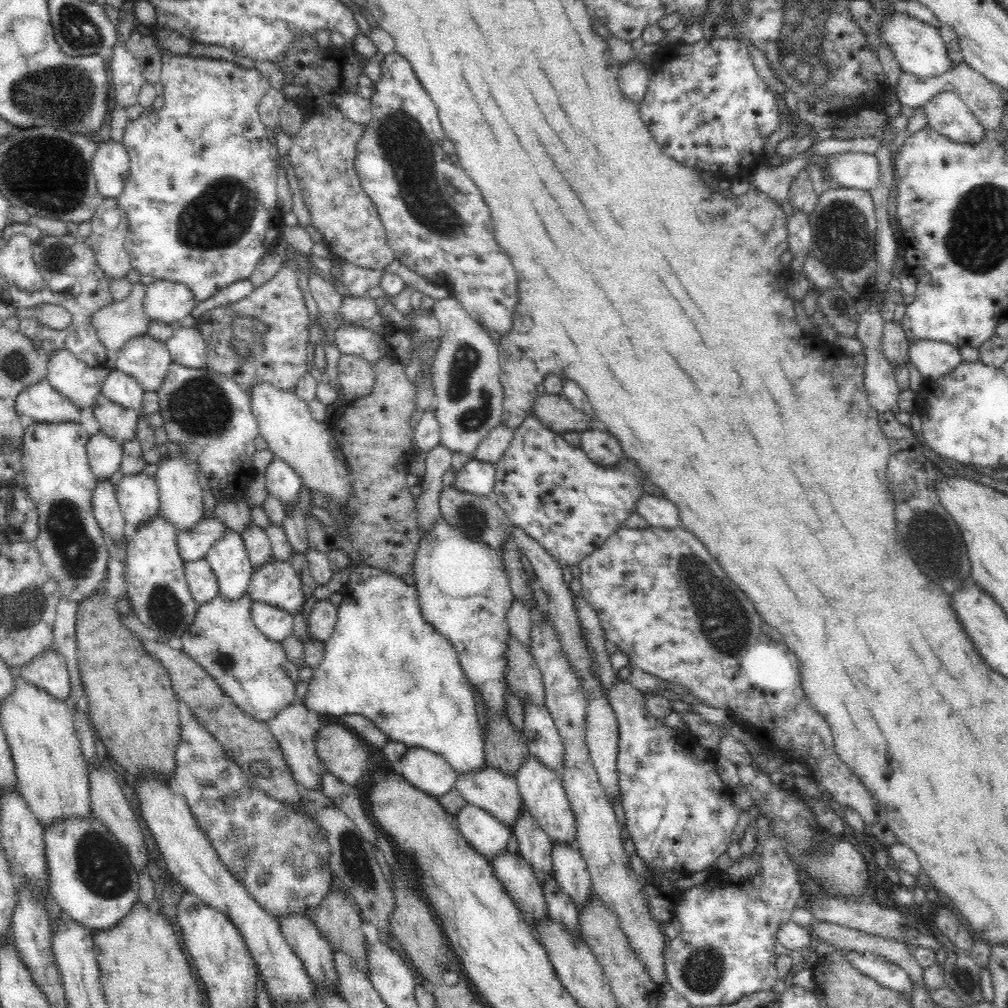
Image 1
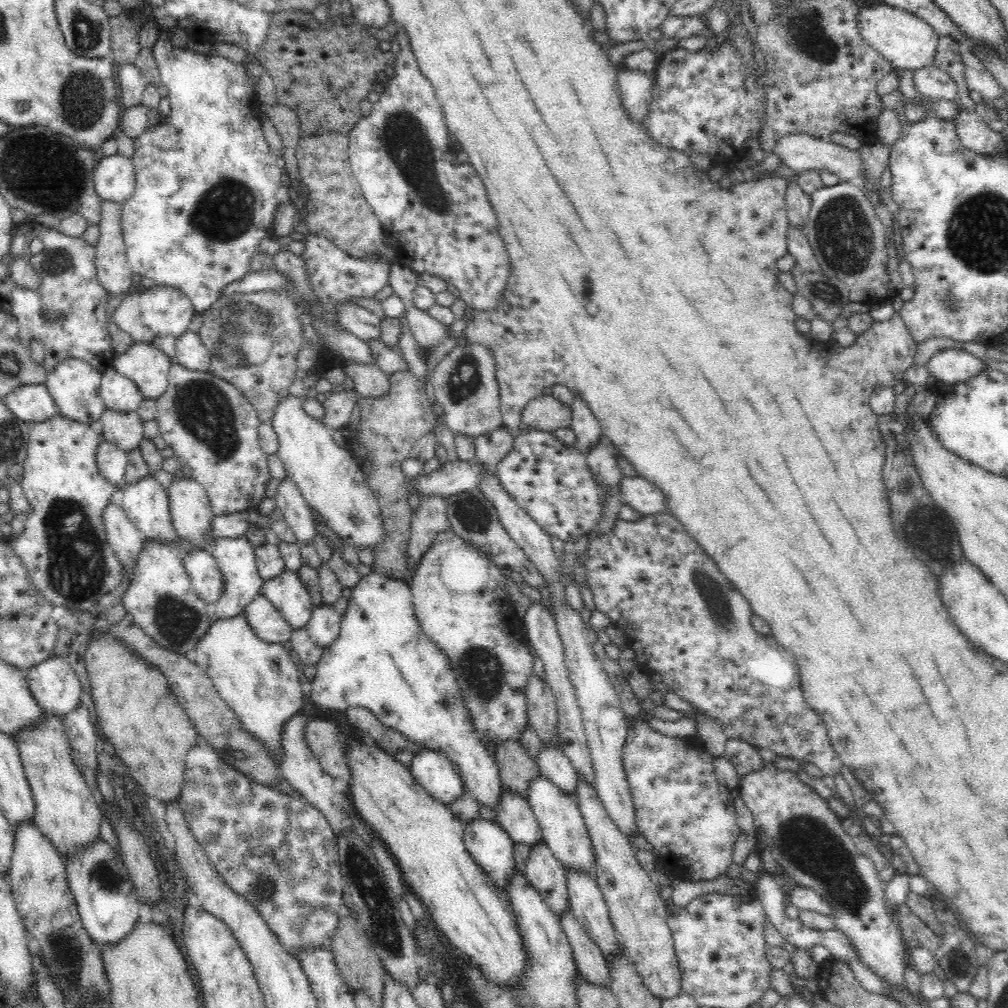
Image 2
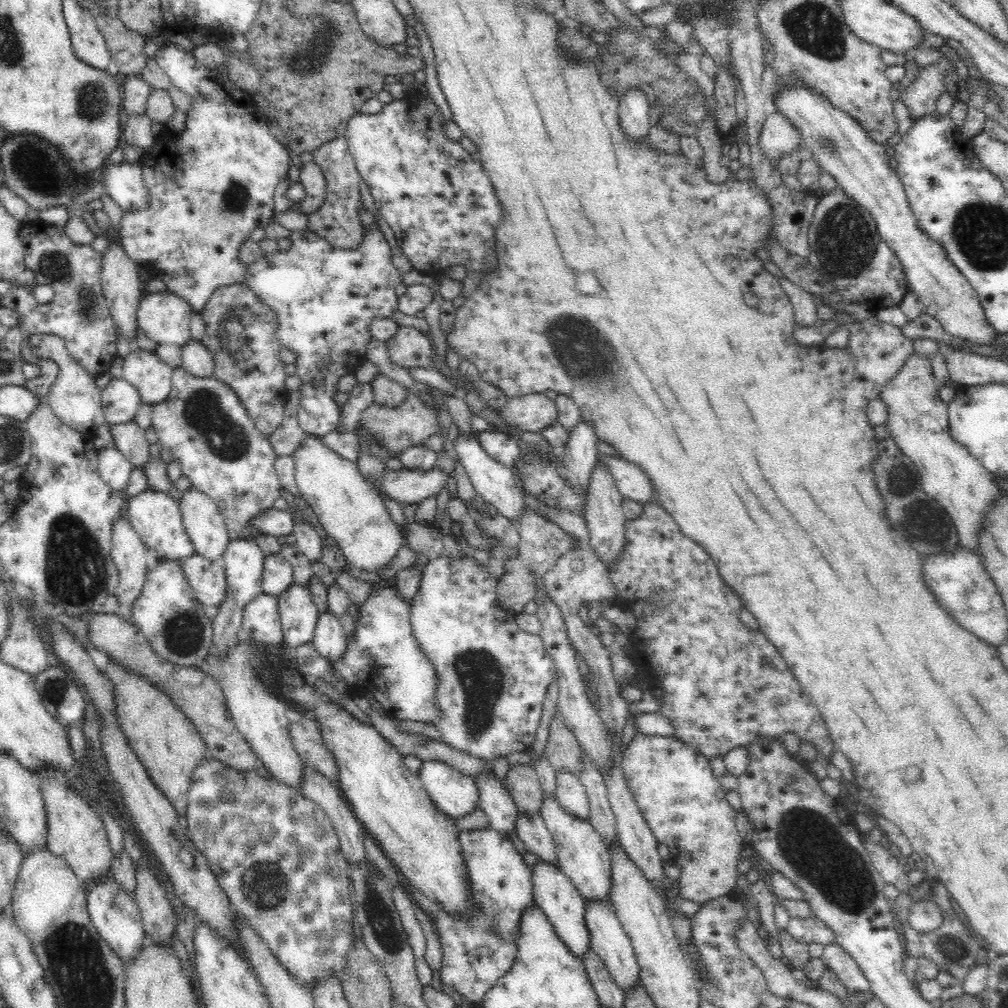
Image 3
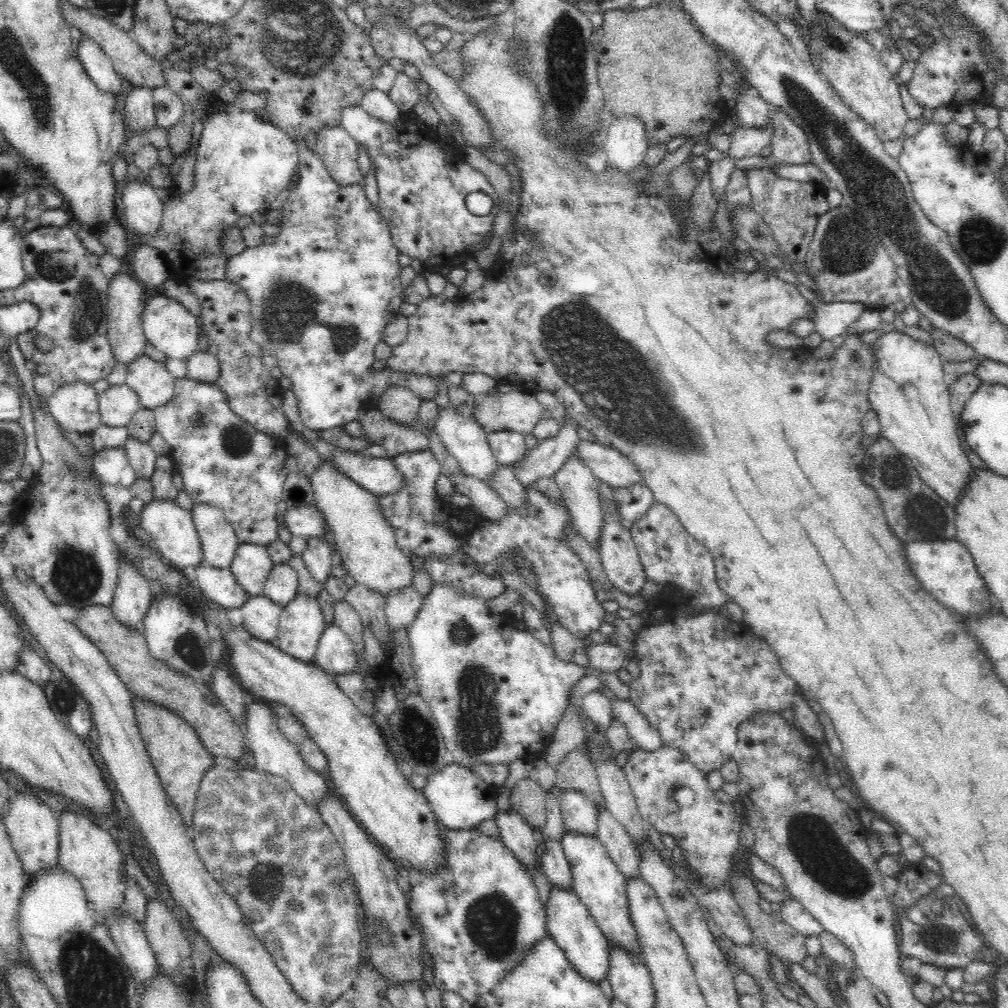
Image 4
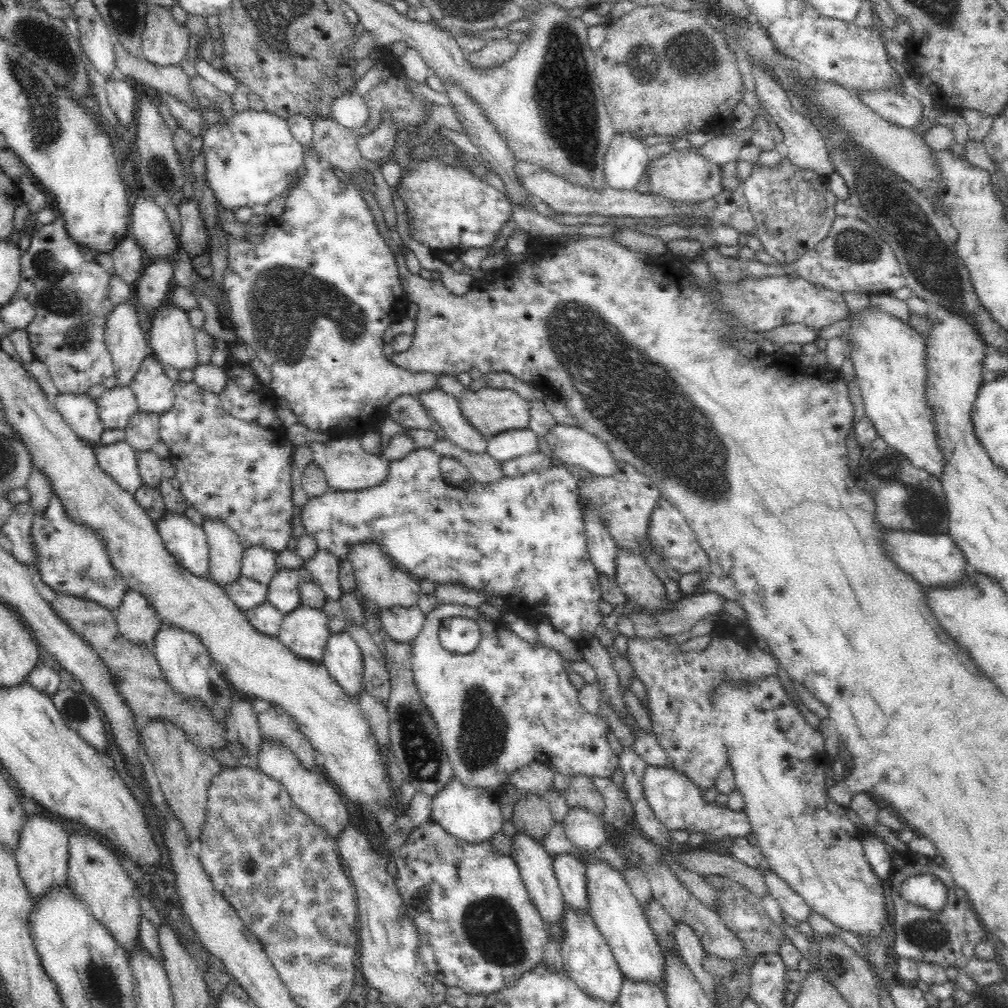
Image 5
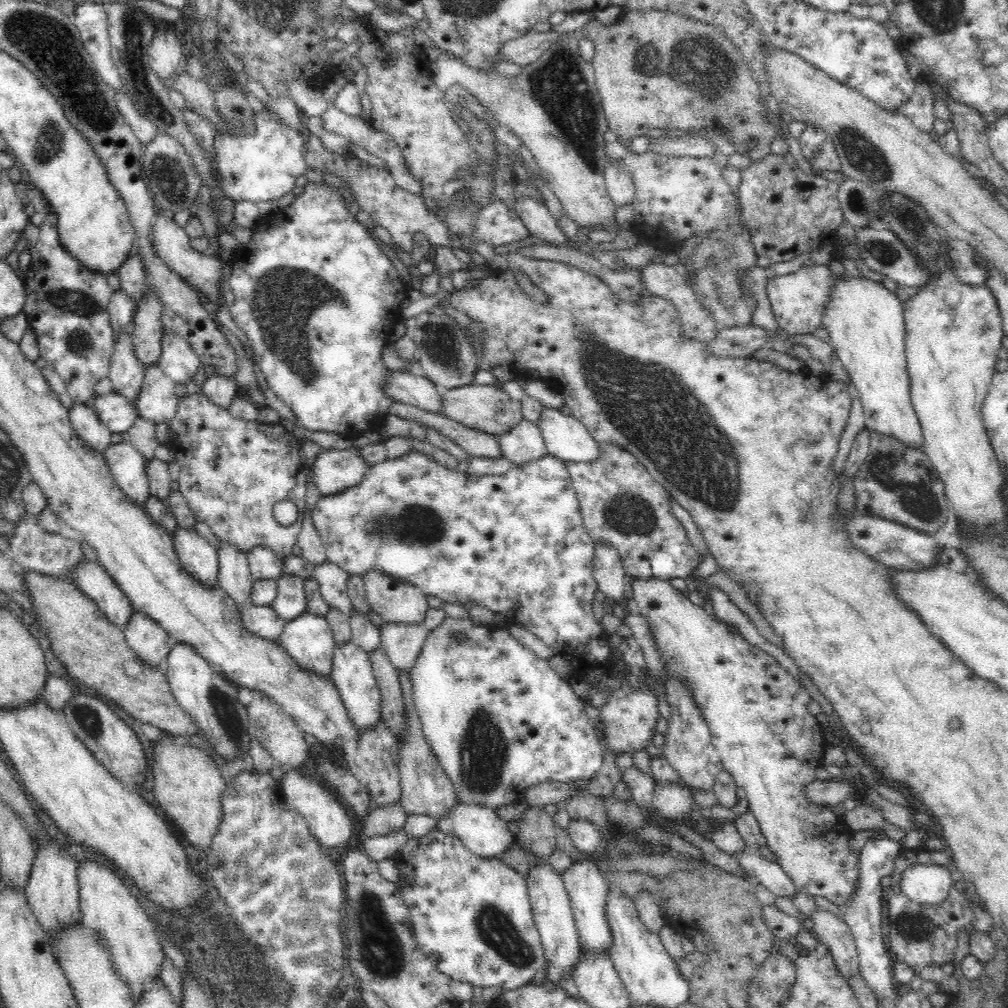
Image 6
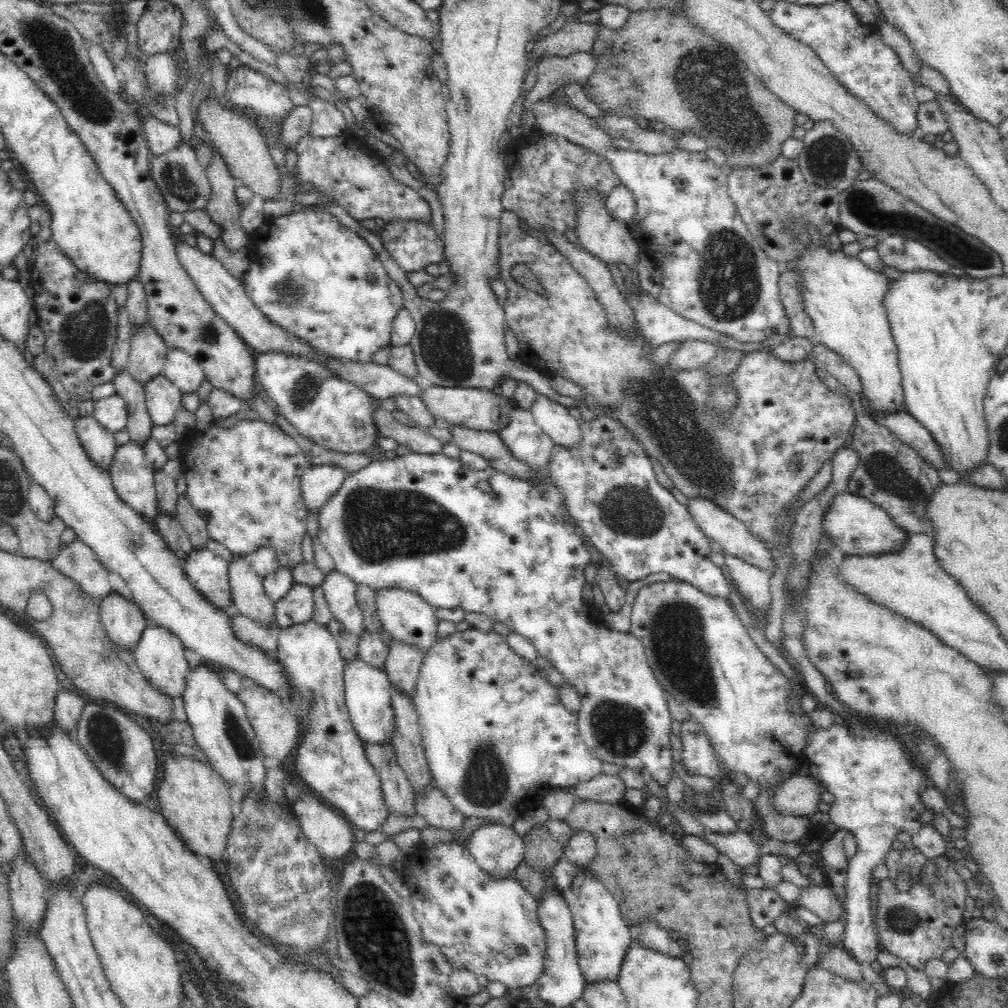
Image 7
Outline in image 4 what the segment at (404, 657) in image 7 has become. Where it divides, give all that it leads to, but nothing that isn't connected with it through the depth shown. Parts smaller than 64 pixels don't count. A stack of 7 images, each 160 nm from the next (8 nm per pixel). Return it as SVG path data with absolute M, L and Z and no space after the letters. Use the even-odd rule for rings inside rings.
M413 585L392 591L385 600L385 615L389 628L402 628L412 624L421 604L422 595Z

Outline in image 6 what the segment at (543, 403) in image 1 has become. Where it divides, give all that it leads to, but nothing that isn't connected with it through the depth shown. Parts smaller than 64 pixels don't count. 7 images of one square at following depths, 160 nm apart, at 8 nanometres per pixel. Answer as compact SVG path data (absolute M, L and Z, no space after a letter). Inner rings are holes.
M473 382L454 389L439 388L439 393L444 399L442 415L467 428L500 436L502 433L509 432L516 424L520 424L520 421L524 420L522 402L512 400L506 392L496 385L477 385Z

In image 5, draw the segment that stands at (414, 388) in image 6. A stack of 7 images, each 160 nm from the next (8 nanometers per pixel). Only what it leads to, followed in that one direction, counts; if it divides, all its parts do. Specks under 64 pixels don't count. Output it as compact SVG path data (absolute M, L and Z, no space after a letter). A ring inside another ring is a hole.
M441 388L416 394L422 407L431 418L437 422L440 429L445 433L440 438L448 440L458 446L462 451L472 454L487 452L488 436L472 426L472 422L462 414L459 400L446 394Z

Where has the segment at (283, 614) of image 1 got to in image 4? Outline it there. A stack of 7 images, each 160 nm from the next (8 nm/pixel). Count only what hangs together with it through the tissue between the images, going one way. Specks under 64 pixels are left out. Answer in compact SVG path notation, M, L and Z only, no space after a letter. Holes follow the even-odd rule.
M256 595L249 597L241 606L241 623L252 637L262 641L272 641L277 637L282 606L270 597Z

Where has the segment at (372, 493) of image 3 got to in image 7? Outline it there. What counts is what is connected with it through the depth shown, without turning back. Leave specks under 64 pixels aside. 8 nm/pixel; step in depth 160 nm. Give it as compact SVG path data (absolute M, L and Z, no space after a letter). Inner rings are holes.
M376 588L374 594L376 614L382 623L383 629L392 638L403 640L426 651L428 646L432 646L432 642L440 637L440 634L436 632L437 618L434 615L436 608L428 604L413 590L406 588Z

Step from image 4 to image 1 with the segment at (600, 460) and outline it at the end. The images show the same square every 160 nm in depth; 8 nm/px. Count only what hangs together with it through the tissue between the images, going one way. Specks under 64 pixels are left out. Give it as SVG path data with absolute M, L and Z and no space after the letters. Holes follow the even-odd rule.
M644 493L637 502L636 511L648 521L652 528L676 530L676 527L683 527L678 507L665 497L656 497Z

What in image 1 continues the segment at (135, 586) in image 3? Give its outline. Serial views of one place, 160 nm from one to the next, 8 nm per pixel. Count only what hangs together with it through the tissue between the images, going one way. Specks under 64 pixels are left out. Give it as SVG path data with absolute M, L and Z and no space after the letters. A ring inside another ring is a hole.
M99 481L92 490L92 514L99 527L110 535L111 546L127 543L124 514L116 500L115 481Z

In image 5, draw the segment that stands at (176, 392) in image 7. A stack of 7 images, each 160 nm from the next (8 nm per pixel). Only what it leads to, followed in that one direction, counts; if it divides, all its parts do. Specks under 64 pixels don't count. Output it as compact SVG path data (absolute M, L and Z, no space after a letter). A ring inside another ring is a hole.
M154 356L142 360L128 384L137 397L139 411L159 416L172 409L175 402L174 385L175 382L164 373L161 363Z

